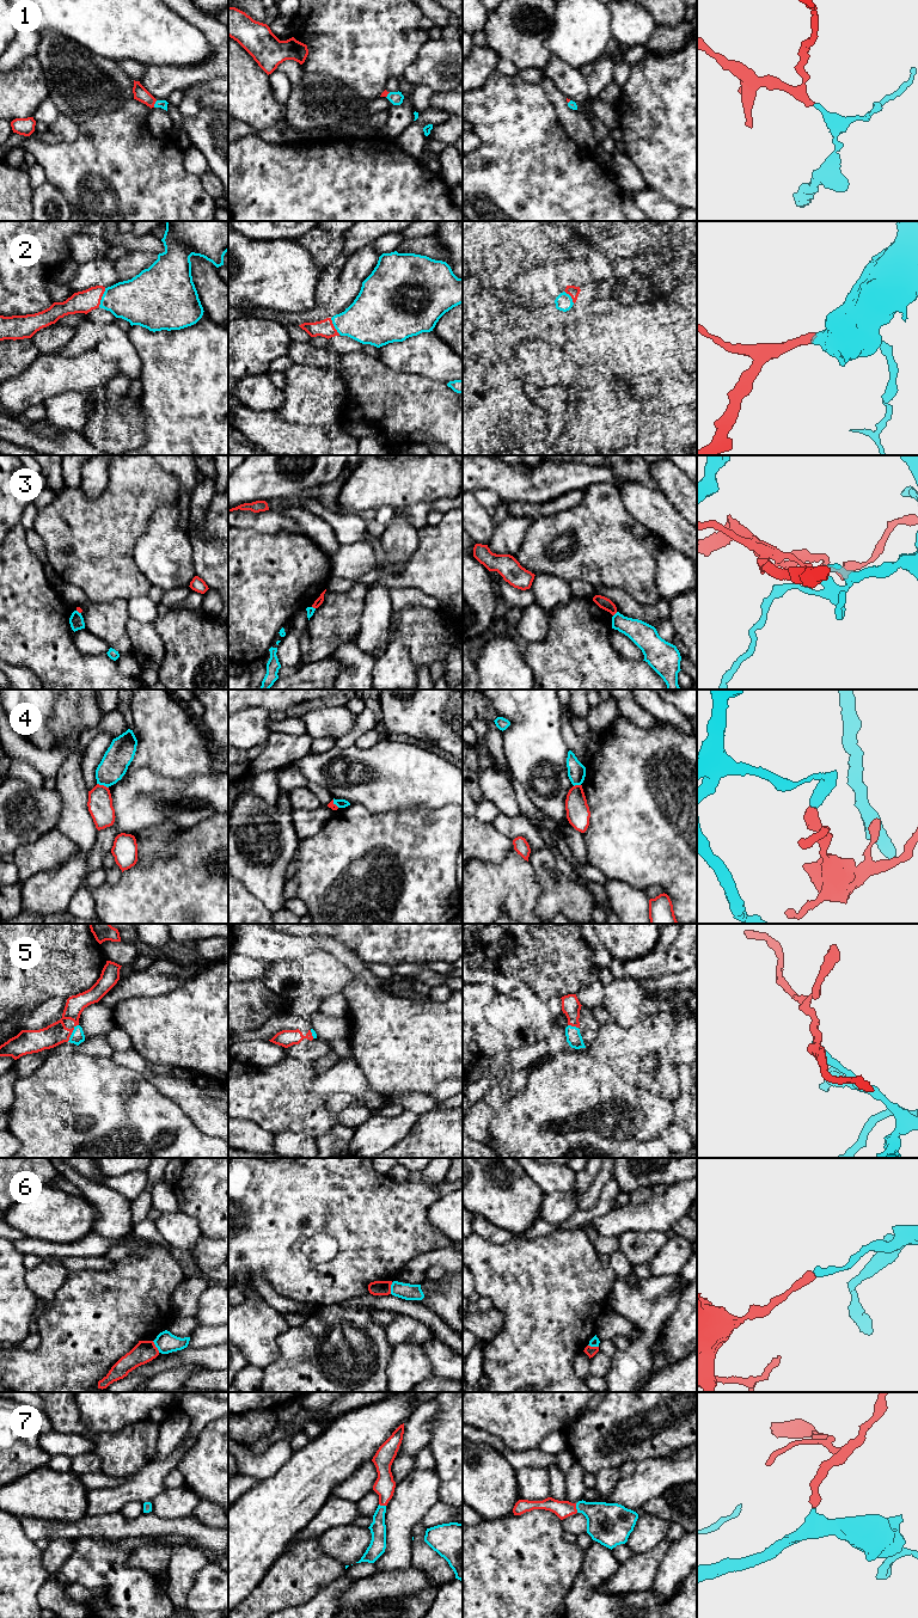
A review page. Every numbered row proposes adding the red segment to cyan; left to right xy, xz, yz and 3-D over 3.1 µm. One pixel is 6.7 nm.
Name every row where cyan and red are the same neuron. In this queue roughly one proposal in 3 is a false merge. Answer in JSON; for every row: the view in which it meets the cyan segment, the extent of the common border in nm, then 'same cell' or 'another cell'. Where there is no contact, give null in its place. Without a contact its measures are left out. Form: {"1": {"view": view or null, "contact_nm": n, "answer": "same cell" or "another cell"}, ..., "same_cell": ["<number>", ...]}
{"1": {"view": "xy", "contact_nm": 50, "answer": "same cell"}, "2": {"view": "xy", "contact_nm": 140, "answer": "same cell"}, "3": {"view": "yz", "contact_nm": 40, "answer": "same cell"}, "4": {"view": "xy", "contact_nm": 90, "answer": "another cell"}, "5": {"view": "xy", "contact_nm": 140, "answer": "same cell"}, "6": {"view": "xy", "contact_nm": 90, "answer": "another cell"}, "7": {"view": "yz", "contact_nm": 70, "answer": "same cell"}, "same_cell": ["1", "2", "3", "5", "7"]}

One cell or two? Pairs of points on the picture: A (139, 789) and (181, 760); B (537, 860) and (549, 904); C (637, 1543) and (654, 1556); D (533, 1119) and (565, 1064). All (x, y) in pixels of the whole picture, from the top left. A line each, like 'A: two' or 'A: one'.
A: two
B: one
C: two
D: one

